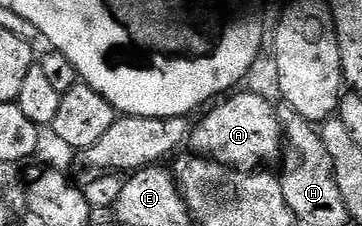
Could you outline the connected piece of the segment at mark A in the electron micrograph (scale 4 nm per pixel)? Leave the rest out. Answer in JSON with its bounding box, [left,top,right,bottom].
[189,92,284,171]

